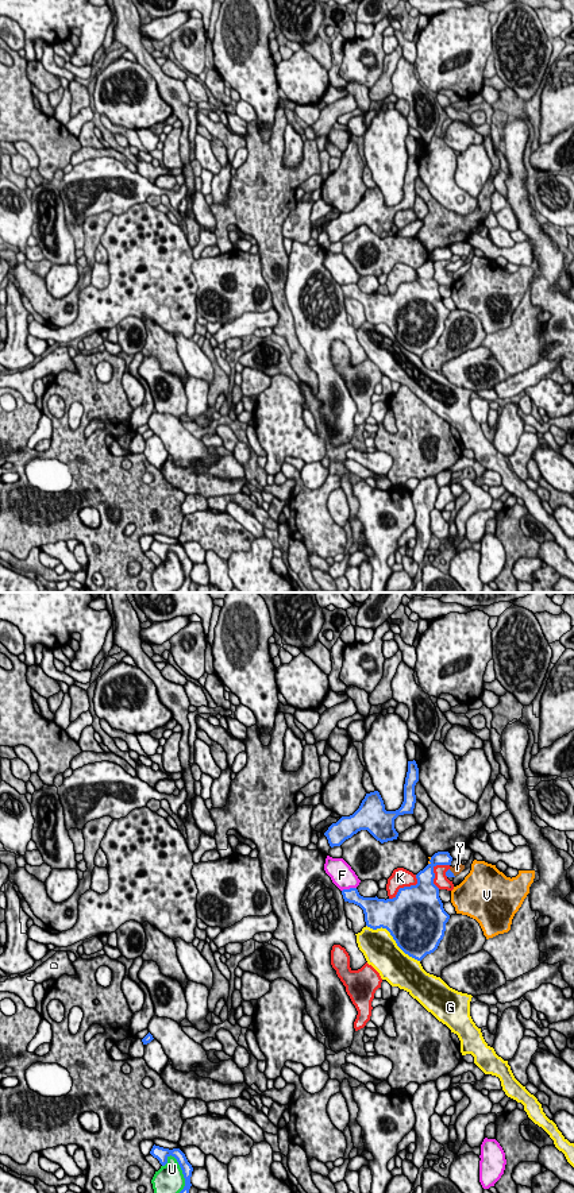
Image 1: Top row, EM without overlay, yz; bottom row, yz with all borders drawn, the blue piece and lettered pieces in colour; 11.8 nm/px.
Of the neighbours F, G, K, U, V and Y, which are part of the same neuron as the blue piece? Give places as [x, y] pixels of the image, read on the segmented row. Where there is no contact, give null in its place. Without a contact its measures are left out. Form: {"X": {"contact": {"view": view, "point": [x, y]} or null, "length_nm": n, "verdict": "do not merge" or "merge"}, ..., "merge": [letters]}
{"F": {"contact": {"view": "yz", "point": [350, 888]}, "length_nm": 180, "verdict": "do not merge"}, "G": {"contact": {"view": "yz", "point": [393, 938]}, "length_nm": 750, "verdict": "do not merge"}, "K": {"contact": {"view": "yz", "point": [405, 887]}, "length_nm": 440, "verdict": "do not merge"}, "U": {"contact": {"view": "yz", "point": [183, 1173]}, "length_nm": 480, "verdict": "do not merge"}, "V": {"contact": {"view": "yz", "point": [430, 861]}, "length_nm": 100, "verdict": "do not merge"}, "Y": {"contact": {"view": "yz", "point": [453, 873]}, "length_nm": 120, "verdict": "merge"}, "merge": ["Y"]}

